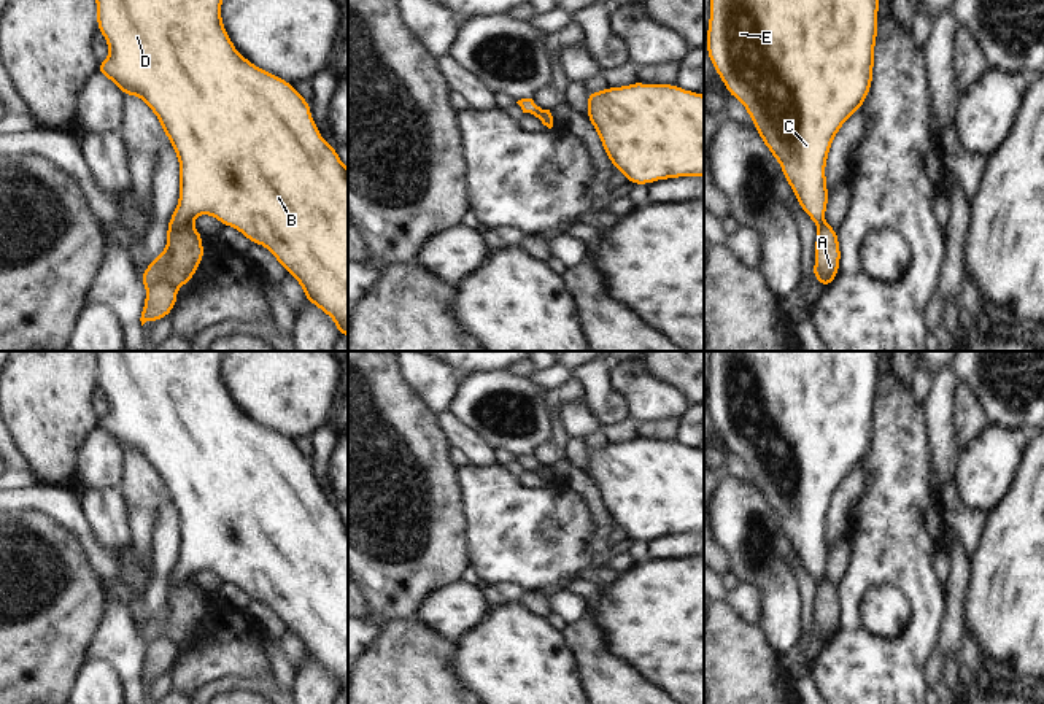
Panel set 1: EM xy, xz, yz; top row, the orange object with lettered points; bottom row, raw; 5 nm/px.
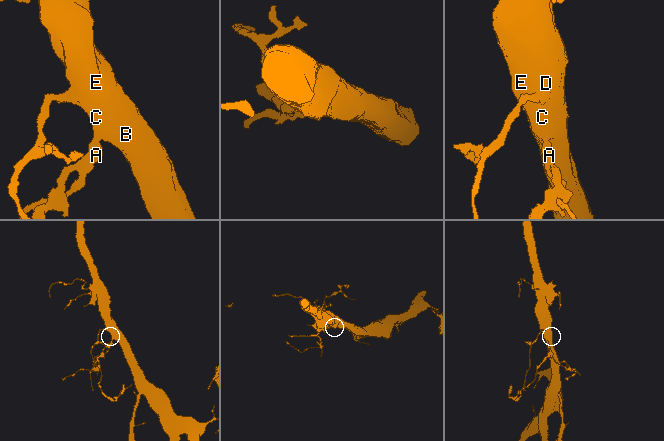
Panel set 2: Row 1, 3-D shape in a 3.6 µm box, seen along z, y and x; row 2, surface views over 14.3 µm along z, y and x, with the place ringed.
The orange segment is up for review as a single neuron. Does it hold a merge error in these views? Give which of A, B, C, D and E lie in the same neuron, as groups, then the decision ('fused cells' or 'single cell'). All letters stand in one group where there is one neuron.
A / B C D E | fused cells

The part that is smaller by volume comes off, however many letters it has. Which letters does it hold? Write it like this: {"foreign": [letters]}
{"foreign": ["A"]}

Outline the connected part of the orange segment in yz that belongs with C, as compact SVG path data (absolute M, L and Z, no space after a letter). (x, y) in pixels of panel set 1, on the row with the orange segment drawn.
M710 0L710 17L707 27L707 56L715 67L728 94L736 97L747 110L760 133L763 143L782 167L783 176L795 192L799 207L809 215L817 227L825 222L825 211L829 200L826 189L826 159L831 143L842 124L863 106L871 84L874 70L874 48L877 40L877 13L879 0Z

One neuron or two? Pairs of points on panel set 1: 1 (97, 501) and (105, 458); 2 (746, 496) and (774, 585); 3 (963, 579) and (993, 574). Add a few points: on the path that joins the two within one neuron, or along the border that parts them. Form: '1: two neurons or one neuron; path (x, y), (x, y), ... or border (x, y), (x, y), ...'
1: two neurons; border (118, 485), (78, 491)
2: one neuron; path (741, 520), (742, 553), (750, 571)
3: two neurons; border (971, 561), (971, 584), (963, 614)

